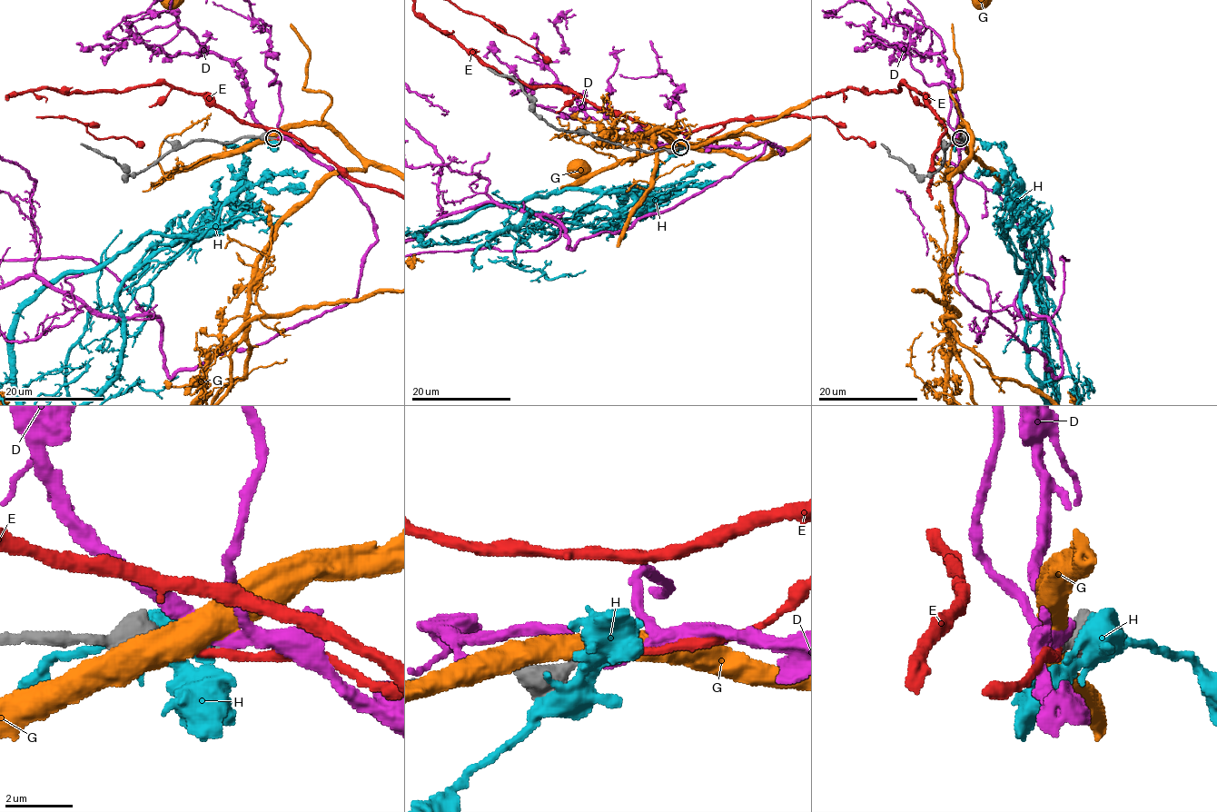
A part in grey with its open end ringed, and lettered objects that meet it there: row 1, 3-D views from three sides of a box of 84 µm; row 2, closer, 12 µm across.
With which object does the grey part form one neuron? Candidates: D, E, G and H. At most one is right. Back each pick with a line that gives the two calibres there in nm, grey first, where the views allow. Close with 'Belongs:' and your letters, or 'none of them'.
E: 280/240 nm
Belongs: E

